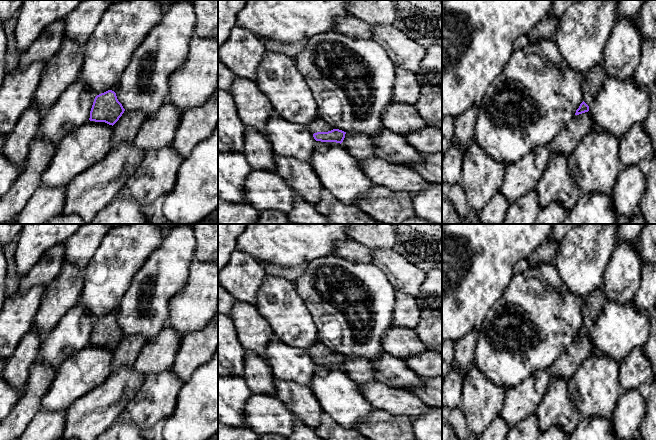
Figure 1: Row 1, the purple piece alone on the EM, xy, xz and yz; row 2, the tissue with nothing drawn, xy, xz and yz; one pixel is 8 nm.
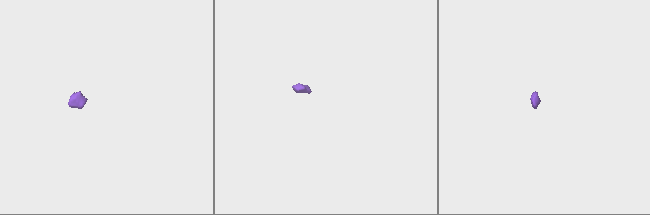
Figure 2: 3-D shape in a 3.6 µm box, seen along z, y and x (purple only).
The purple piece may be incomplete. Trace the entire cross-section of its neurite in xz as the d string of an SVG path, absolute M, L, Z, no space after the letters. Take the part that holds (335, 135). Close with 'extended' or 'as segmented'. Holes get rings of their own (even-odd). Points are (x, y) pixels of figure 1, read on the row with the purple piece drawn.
M317 117L315 121L307 125L307 128L313 134L314 139L321 142L336 142L341 144L346 134L342 130L334 129L320 117Z; extended

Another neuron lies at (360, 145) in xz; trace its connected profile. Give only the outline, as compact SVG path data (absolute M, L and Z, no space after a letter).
M346 132L341 144L356 159L364 160L375 156L372 137L363 132Z

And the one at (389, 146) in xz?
M384 129L372 137L375 156L394 164L419 162L421 153L408 144L405 136Z

